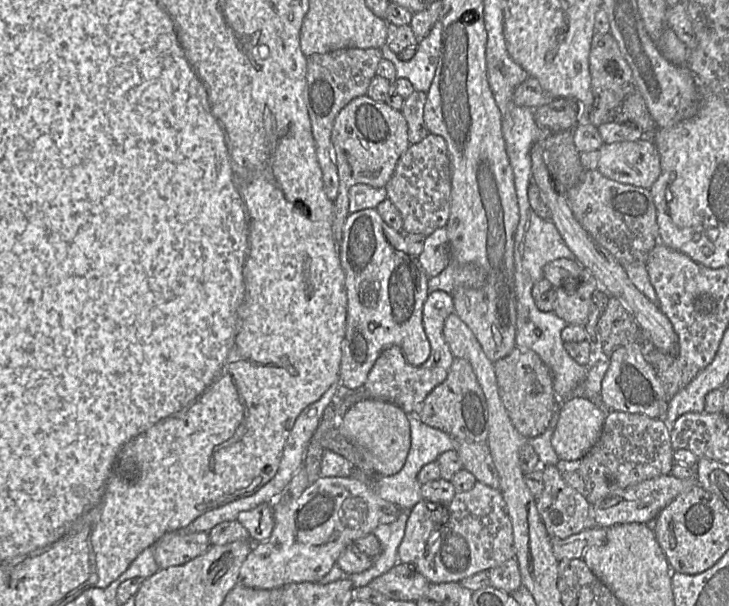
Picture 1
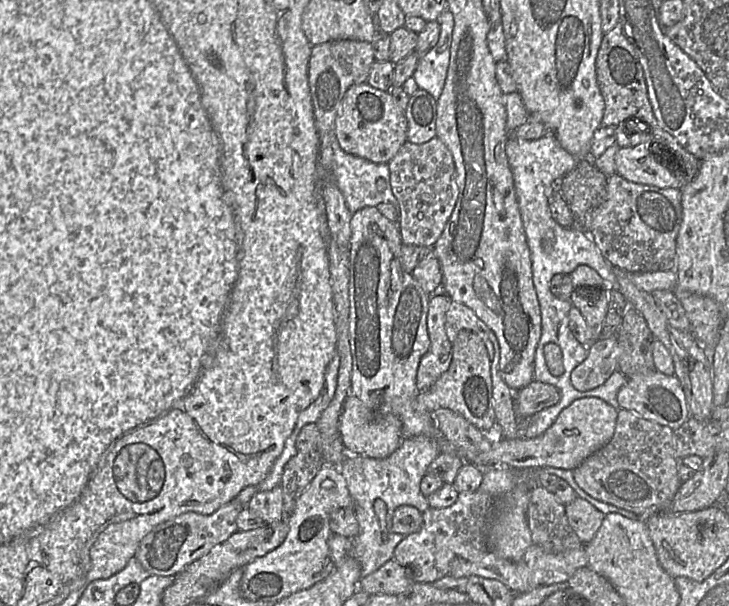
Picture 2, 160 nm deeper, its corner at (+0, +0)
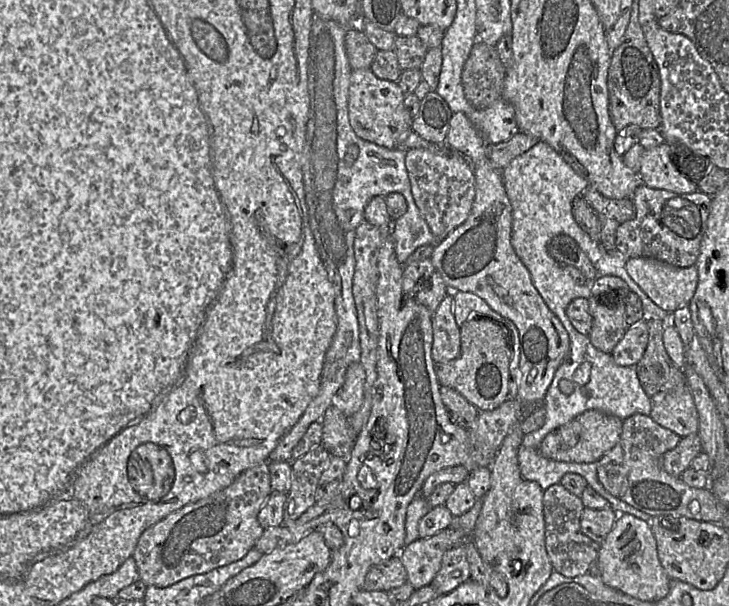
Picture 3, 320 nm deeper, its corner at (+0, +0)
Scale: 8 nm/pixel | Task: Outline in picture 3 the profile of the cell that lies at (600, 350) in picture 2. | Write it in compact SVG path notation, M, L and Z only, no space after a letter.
M646 320L630 326L611 352L615 363L620 366L635 366L644 354L648 337Z

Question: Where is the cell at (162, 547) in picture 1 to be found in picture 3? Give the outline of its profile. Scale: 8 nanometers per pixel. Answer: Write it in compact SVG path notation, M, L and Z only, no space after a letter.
M262 462L242 472L226 488L165 517L140 536L132 554L146 586L166 588L245 557L264 532L257 515L272 493L269 467Z

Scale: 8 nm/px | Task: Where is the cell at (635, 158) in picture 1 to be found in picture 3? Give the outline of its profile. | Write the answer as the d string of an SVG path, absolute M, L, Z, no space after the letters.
M666 142L643 151L637 169L642 184L676 193L698 191L697 183L679 171L676 159L672 158L672 151L673 145Z

